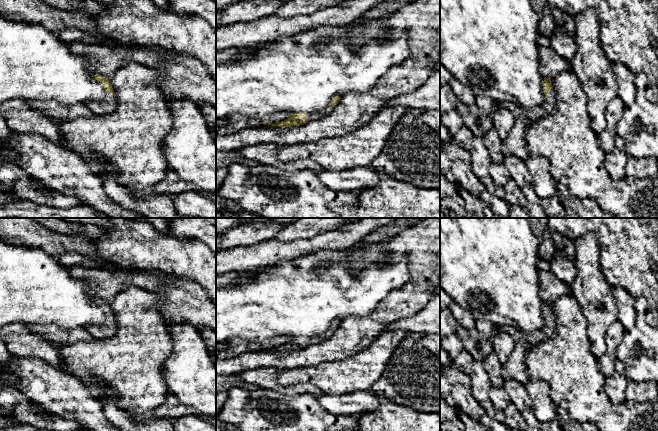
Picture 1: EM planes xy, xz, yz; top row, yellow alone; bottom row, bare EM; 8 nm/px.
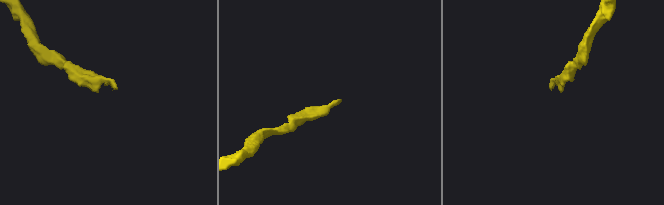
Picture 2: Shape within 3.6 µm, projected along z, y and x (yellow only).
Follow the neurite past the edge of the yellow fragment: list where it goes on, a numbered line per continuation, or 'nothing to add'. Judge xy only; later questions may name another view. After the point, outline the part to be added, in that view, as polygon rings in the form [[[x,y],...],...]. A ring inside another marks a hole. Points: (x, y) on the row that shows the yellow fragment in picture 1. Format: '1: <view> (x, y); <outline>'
1: xy (107, 105); [[[108,92],[103,99],[87,101],[85,104],[94,115],[101,116],[110,114],[116,109],[116,98],[112,95],[112,92]]]

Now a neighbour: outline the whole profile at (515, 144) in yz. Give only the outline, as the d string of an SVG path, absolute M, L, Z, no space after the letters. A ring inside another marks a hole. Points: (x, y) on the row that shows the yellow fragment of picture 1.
M517 118L509 135L503 140L502 153L503 155L514 155L526 161L529 157L528 145L525 140L527 129L532 124L533 120L528 118Z

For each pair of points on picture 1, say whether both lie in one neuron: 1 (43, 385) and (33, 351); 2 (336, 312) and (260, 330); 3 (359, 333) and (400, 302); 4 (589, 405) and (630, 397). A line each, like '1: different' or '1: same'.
1: different
2: same
3: same
4: different

